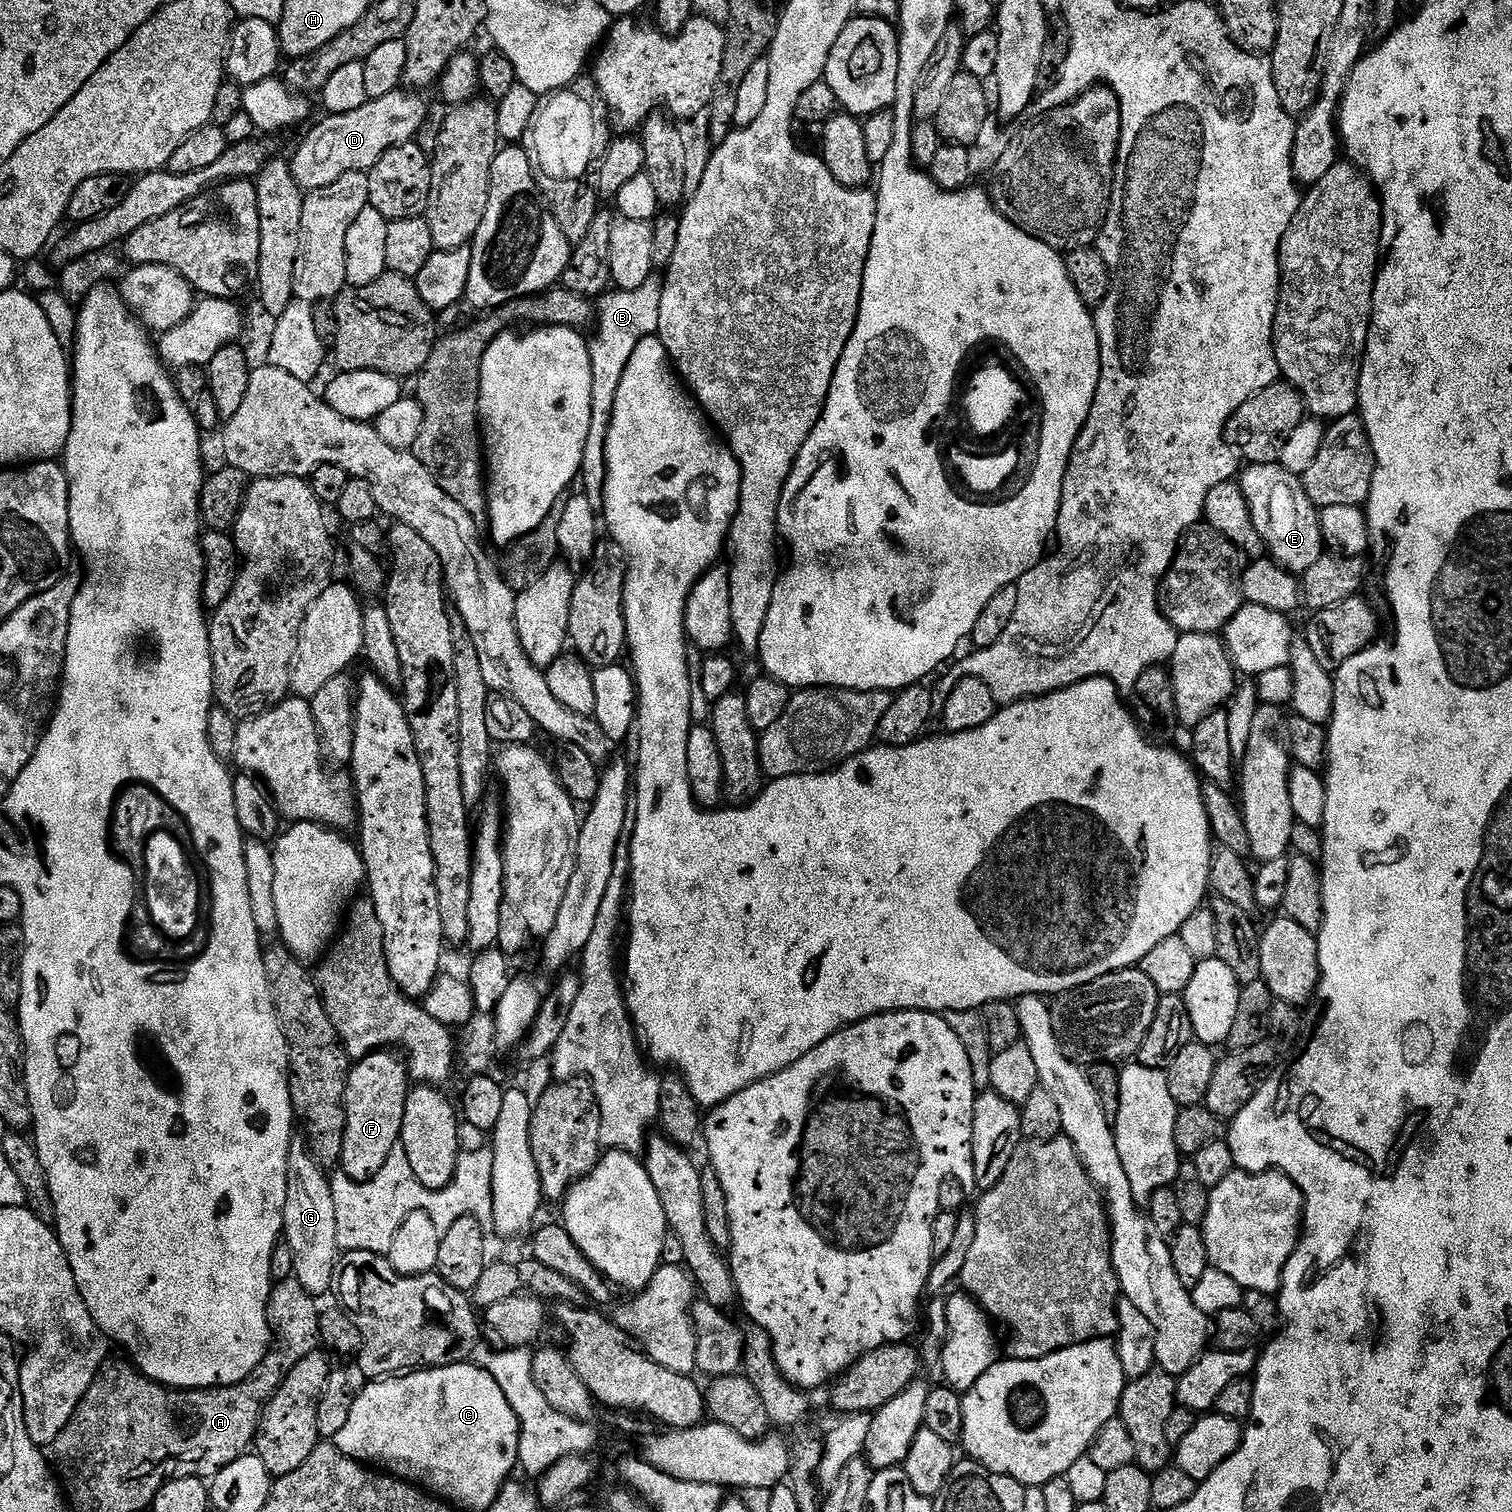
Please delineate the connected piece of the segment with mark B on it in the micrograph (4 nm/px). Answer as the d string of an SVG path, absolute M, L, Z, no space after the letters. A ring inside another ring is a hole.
M654 274L634 291L622 291L620 289L609 291L599 297L596 304L596 332L595 338L589 341L588 353L591 358L591 426L590 435L586 440L586 449L583 450L582 466L580 467L580 483L582 482L582 492L590 500L594 509L601 509L604 505L605 475L608 472L608 461L605 454L605 442L608 441L609 426L612 424L614 398L617 388L621 384L622 374L625 373L626 363L630 360L634 347L638 342L648 336L657 333L659 311L661 309L663 277Z

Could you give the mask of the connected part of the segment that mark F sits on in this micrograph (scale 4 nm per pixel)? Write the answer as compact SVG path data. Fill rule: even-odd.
M388 1050L372 1052L355 1061L348 1069L344 1113L346 1134L342 1142L339 1167L343 1175L354 1181L369 1180L386 1166L390 1150L400 1143L402 1114L410 1091L410 1073L407 1063Z

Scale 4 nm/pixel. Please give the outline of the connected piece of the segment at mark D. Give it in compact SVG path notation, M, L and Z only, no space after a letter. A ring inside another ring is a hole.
M397 90L377 100L367 100L358 110L350 110L350 114L325 115L324 121L309 130L308 137L290 156L298 186L310 193L352 171L367 173L386 150L415 141L417 132L429 119L428 108L420 96L423 95L412 90Z

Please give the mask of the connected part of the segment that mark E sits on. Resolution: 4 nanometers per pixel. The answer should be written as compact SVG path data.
M1278 462L1275 464L1248 464L1245 469L1245 472L1243 469L1239 473L1238 483L1248 503L1252 521L1260 531L1261 538L1264 539L1267 555L1277 567L1284 568L1285 571L1296 576L1302 576L1326 552L1326 543L1320 524L1320 510L1305 490L1303 479L1283 468Z

